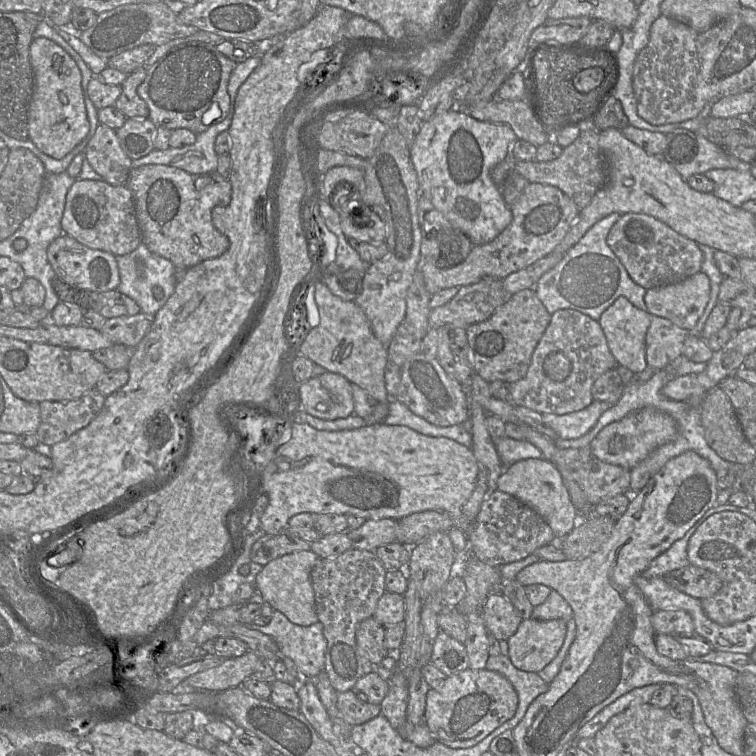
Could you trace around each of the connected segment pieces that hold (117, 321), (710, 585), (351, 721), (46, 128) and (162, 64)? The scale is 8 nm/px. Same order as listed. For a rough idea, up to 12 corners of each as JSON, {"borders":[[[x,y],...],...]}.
{"borders":[[[106,318],[100,331],[114,344],[135,348],[152,318]],[[691,564],[667,573],[669,586],[700,600],[722,586],[714,572]],[[353,690],[338,693],[337,708],[351,727],[381,713]],[[33,38],[28,139],[61,159],[89,132],[81,71]],[[172,47],[137,94],[156,127],[196,135],[229,113],[237,63]]]}

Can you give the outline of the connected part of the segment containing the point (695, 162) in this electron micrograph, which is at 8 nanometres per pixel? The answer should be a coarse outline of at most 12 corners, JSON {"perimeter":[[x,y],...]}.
{"perimeter":[[698,134],[699,150],[688,163],[674,165],[685,180],[711,169],[751,169]]}

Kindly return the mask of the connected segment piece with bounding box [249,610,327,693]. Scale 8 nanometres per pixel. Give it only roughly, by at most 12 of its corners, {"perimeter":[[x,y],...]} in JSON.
{"perimeter":[[274,610],[267,626],[281,656],[299,669],[293,684],[313,682],[324,671],[323,625],[303,627]]}

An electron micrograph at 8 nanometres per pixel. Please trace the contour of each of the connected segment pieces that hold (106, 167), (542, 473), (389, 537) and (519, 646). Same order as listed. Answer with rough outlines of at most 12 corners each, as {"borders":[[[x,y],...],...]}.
{"borders":[[[99,124],[84,150],[103,181],[126,185],[132,160]],[[525,459],[497,490],[535,510],[557,538],[579,522],[555,465]],[[366,520],[347,535],[352,548],[396,542],[397,521]],[[563,619],[522,620],[507,640],[512,664],[539,672],[559,652]]]}

